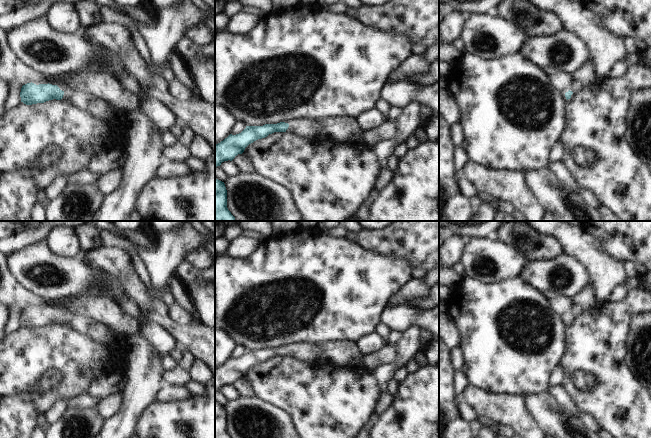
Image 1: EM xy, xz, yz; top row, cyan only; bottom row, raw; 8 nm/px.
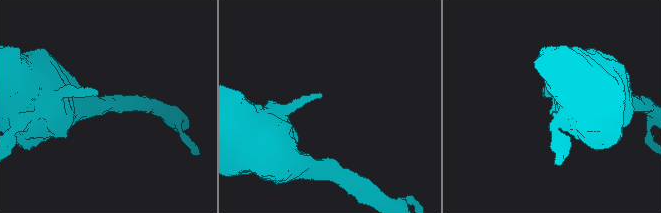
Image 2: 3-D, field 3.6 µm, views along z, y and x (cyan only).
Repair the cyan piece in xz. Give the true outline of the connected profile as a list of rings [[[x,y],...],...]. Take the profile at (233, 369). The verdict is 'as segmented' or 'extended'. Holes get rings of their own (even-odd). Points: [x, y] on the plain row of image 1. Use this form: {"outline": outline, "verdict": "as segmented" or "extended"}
{"outline": [[[293,342],[289,347],[265,348],[263,350],[246,350],[239,358],[230,358],[215,369],[215,391],[224,385],[232,385],[245,372],[258,363],[267,361],[274,356],[287,356],[299,362],[318,360],[318,351],[308,342]]], "verdict": "extended"}

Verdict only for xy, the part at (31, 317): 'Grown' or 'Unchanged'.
Grown

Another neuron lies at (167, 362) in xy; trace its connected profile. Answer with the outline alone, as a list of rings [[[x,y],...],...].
[[[164,355],[161,357],[161,365],[164,371],[170,371],[176,367],[178,363],[176,363],[170,355]]]

